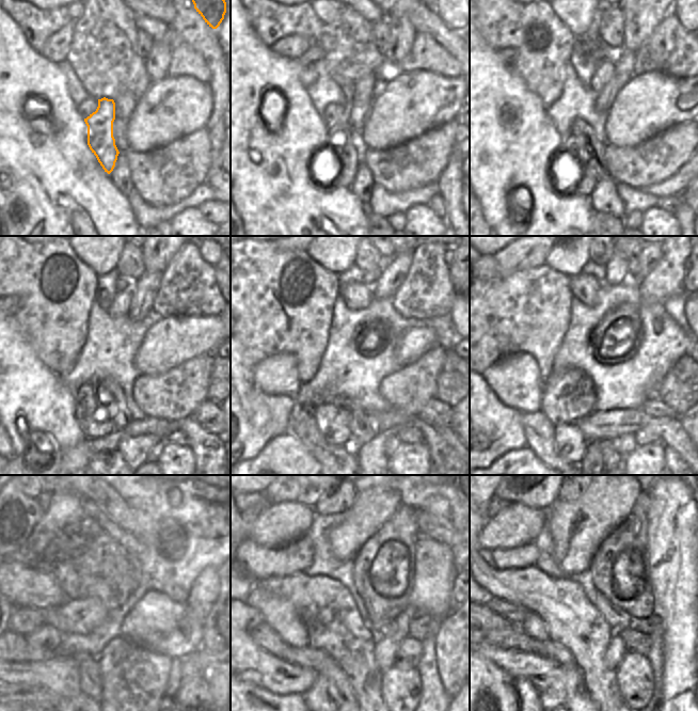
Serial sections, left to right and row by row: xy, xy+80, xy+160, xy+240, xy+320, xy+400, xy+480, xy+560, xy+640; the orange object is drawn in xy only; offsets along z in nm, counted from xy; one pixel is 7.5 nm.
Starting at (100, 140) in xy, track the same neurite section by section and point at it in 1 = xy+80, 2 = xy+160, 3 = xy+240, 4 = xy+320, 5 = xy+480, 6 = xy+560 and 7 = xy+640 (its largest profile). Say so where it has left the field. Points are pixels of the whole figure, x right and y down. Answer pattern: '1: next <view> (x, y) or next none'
1: next xy+80 (342, 140)
2: next xy+160 (575, 145)
3: next xy+240 (97, 420)
4: next xy+320 (333, 420)
5: next xy+480 (84, 692)
6: next xy+560 (320, 692)
7: next xy+640 (552, 692)

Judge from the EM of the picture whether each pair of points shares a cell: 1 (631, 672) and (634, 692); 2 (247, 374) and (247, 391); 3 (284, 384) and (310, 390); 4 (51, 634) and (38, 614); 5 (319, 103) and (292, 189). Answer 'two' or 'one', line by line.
1: one
2: one
3: two
4: one
5: two

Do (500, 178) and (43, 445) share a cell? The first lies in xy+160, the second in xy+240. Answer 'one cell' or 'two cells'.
two cells

